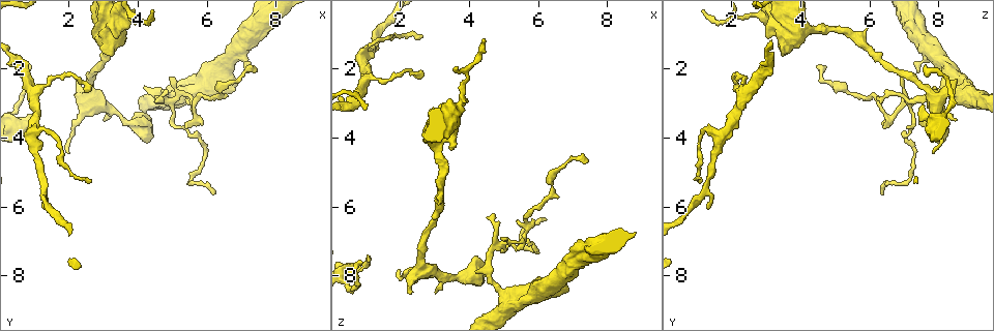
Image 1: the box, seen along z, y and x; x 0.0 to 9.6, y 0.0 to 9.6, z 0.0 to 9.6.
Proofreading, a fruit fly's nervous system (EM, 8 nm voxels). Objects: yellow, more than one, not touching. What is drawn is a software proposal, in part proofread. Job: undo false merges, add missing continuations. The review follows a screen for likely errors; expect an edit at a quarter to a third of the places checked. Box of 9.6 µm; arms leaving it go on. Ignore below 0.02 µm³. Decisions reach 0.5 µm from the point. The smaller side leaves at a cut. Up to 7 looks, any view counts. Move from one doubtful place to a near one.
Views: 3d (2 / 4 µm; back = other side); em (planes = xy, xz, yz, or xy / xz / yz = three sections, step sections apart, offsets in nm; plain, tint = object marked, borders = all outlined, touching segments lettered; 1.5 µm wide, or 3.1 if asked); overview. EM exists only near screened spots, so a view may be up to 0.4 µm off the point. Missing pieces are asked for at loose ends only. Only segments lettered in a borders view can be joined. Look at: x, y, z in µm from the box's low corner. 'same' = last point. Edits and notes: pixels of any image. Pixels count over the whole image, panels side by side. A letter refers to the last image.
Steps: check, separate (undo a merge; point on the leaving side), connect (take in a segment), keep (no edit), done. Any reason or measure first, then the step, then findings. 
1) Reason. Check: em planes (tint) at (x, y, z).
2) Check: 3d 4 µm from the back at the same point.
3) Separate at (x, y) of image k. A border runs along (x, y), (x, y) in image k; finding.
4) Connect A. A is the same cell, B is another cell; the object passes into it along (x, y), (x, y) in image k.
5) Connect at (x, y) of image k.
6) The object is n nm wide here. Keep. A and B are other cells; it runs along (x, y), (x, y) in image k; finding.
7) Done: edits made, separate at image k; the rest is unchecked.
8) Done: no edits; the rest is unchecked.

A fork. Check: 3d 2 µm at (1.00, 2.80, 2.25).

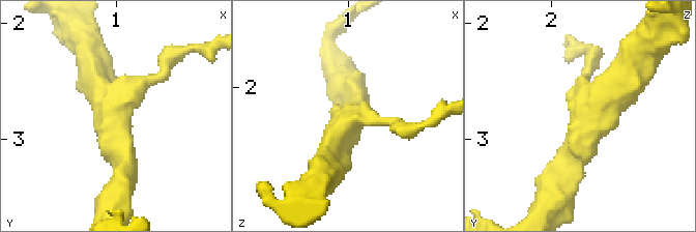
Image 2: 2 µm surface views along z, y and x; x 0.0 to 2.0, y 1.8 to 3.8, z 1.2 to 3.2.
Need the tissue. Check: em yz step 4 (tint) at (0.98, 2.80, 2.28).

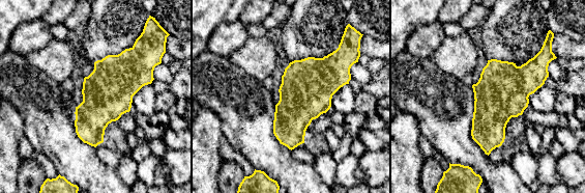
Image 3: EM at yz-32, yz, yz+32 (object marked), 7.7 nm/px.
Check: em planes (borders) at the same point.

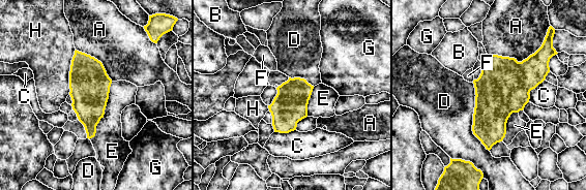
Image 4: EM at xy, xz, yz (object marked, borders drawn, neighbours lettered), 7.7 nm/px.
The object is 280 nm wide here. Keep. A, B, C, D, E, F, G and H are other cells; a border runs along (472, 83), (472, 133), (489, 151) in image 4; continuous, no second cell.

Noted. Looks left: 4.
Tapers out. Check: em planes (borders) at (0.90, 1.95, 7.65).

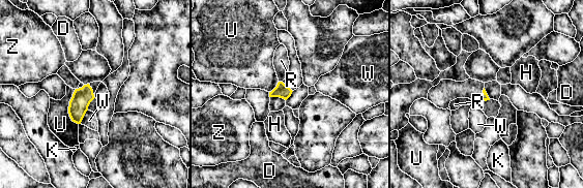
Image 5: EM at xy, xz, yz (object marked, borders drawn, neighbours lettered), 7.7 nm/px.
Keep. D, H, K, R, U, W and Z are other cells; a border runs along (87, 110), (80, 123) in image 5; none of them fits.

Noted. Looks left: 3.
Three-way junction. Check: em planes (borders) at (4.85, 2.95, 7.15).

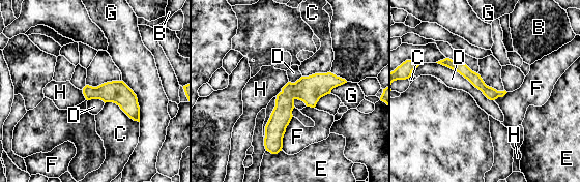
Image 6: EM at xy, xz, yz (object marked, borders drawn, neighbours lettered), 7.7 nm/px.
Keep. B, C, D, E, F, G and H are other cells; it runs along (342, 81), (298, 90), (273, 139) in image 6; one cell here.

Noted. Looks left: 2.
Done: no edits; the rest is unchecked.

